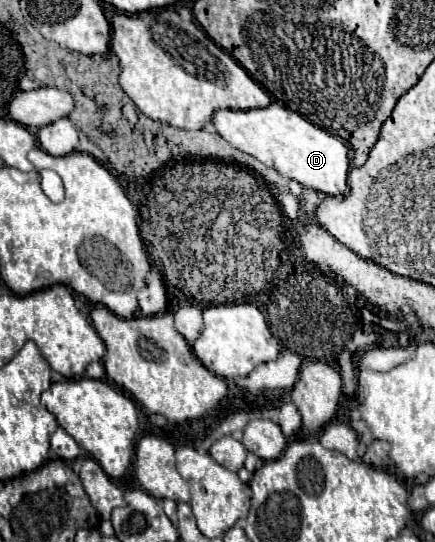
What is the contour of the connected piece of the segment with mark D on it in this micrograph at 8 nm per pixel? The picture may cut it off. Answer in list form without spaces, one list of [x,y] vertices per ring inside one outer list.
[[[272,103],[266,109],[254,109],[254,111],[218,111],[214,115],[214,127],[220,133],[220,137],[224,137],[236,149],[256,157],[266,167],[274,167],[280,175],[300,183],[302,187],[308,187],[308,189],[314,189],[318,193],[326,193],[332,197],[340,197],[340,195],[348,193],[348,183],[346,183],[348,171],[350,171],[348,145],[342,143],[342,139],[338,135],[326,133],[324,129],[312,125],[310,121],[296,115],[294,111],[280,107],[278,103]]]

